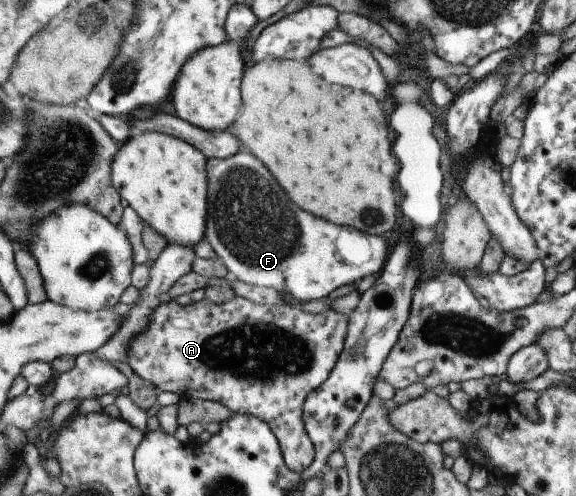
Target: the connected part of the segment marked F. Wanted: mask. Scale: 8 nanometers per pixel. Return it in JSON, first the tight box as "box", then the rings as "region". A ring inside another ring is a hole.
{"box":[205,152,390,303],"region":[[[238,152],[225,159],[208,160],[209,207],[205,238],[214,247],[217,256],[231,272],[231,277],[246,284],[272,287],[284,294],[291,294],[296,303],[309,303],[330,298],[332,292],[341,291],[344,285],[356,282],[380,272],[390,254],[386,240],[370,236],[356,228],[334,226],[332,222],[304,212],[296,206],[270,170],[252,154]]]}

